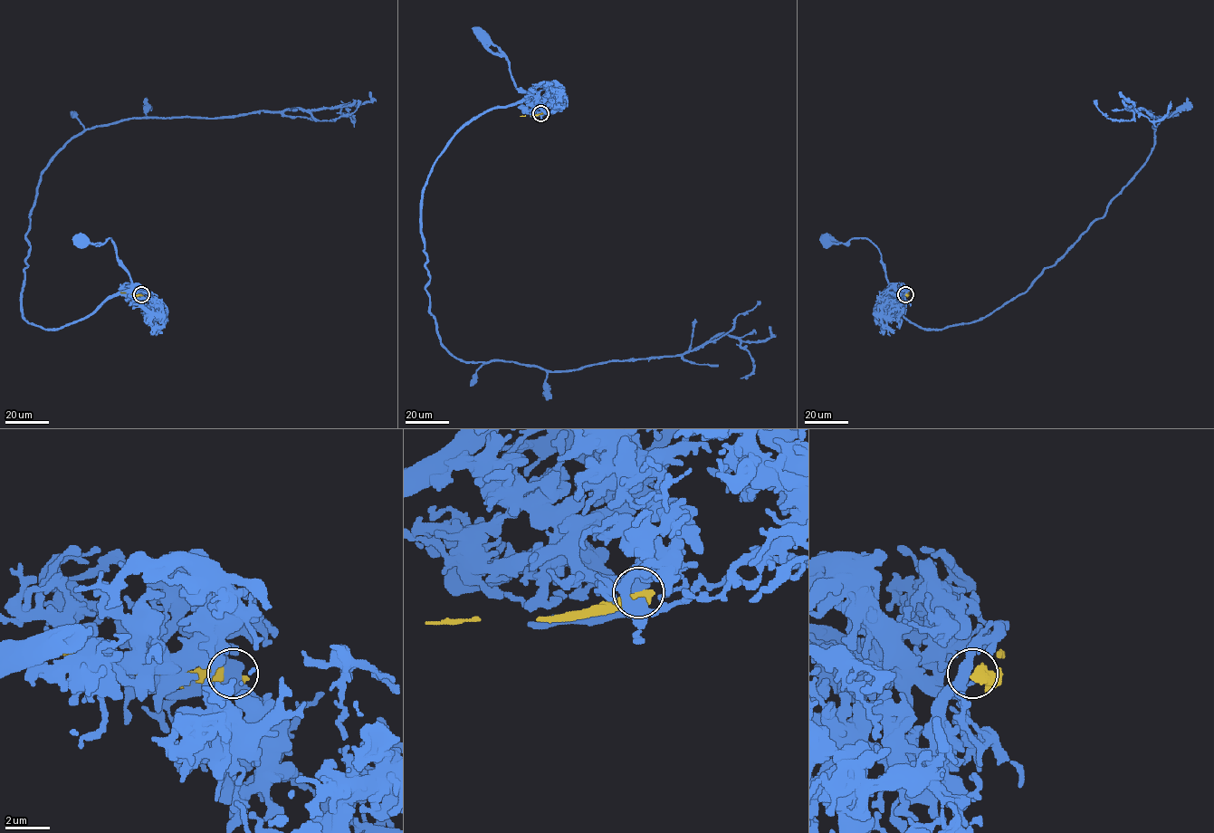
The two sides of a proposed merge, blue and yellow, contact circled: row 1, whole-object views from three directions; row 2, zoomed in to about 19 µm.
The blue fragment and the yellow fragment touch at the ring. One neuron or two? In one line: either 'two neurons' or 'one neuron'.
two neurons

